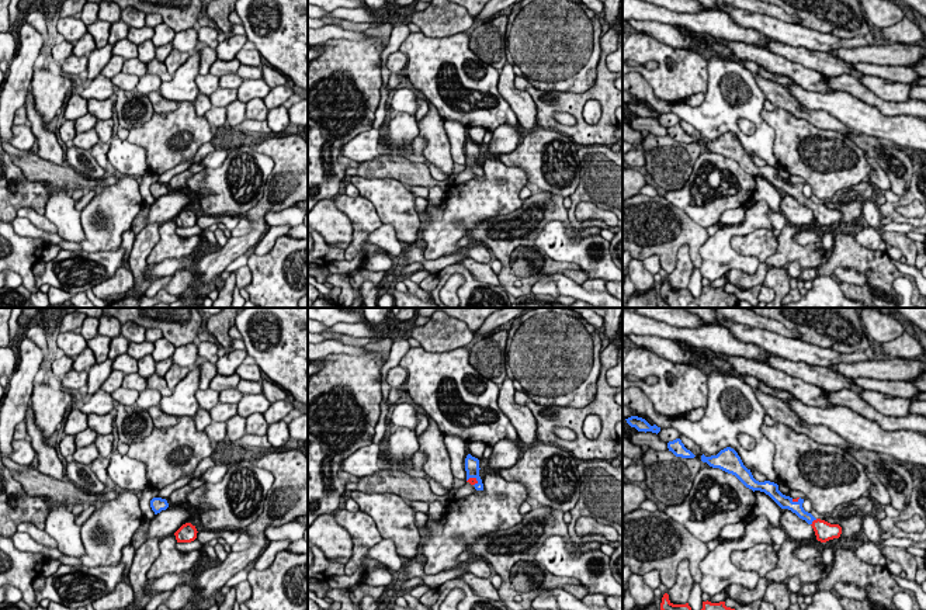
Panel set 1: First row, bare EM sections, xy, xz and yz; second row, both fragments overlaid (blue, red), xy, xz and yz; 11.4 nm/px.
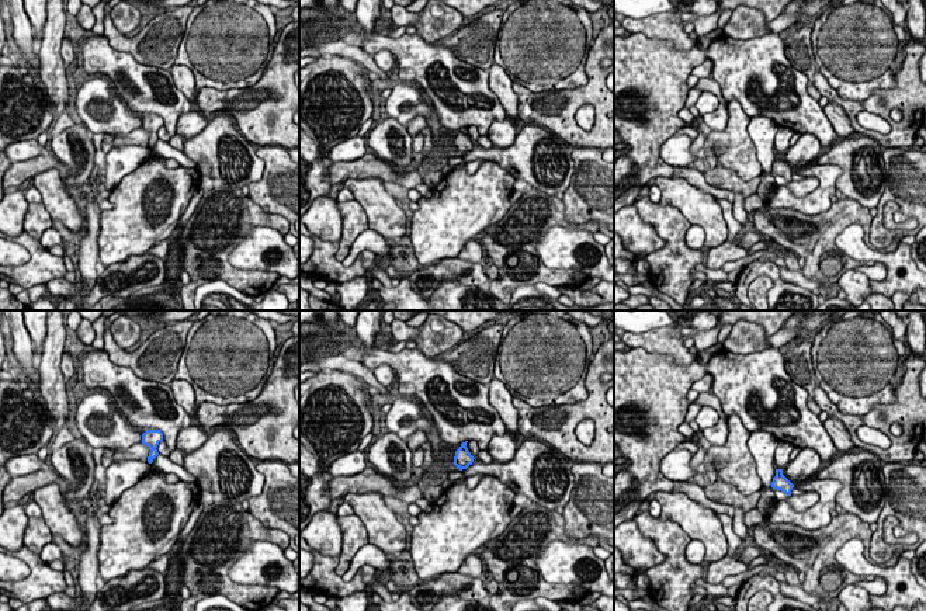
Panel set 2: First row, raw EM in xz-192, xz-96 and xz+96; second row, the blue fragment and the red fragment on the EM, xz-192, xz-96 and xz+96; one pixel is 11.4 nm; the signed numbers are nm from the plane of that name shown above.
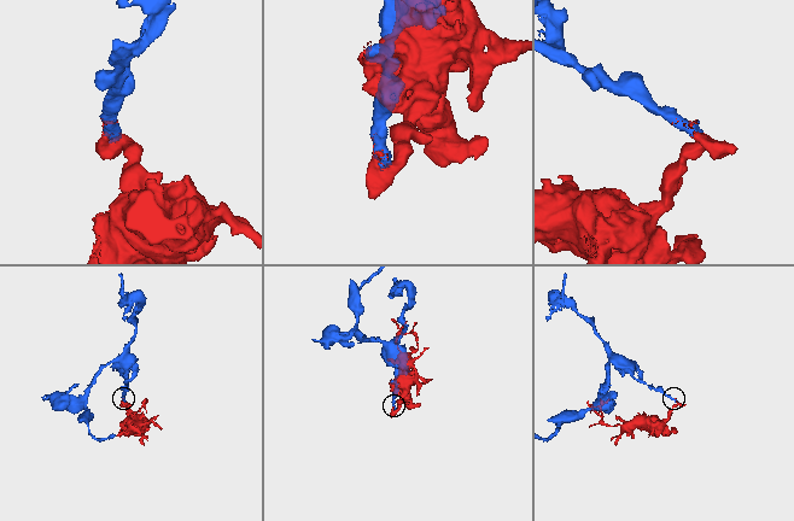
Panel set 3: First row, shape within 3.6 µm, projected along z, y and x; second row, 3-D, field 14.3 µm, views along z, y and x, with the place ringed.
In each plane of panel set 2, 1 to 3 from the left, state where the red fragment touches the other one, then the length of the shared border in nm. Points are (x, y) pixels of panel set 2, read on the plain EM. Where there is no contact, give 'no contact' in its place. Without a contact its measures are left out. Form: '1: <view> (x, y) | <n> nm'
1: no contact
2: no contact
3: no contact

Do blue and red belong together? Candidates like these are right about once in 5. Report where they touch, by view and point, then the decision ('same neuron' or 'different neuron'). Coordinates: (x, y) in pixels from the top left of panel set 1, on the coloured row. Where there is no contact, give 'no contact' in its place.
contact yz (812, 520); same neuron

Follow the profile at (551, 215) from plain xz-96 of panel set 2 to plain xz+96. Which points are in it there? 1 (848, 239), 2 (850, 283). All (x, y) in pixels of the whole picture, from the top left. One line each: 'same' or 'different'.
1: different
2: different

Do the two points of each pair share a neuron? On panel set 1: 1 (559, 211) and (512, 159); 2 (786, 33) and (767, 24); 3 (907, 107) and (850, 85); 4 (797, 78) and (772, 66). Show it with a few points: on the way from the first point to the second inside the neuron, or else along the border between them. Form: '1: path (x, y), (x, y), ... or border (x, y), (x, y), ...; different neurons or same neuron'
1: border (540, 190), (564, 198); different neurons
2: path (781, 31), (772, 27); same neuron
3: path (892, 107), (884, 107), (864, 94); same neuron
4: path (791, 72), (787, 68), (777, 66); same neuron

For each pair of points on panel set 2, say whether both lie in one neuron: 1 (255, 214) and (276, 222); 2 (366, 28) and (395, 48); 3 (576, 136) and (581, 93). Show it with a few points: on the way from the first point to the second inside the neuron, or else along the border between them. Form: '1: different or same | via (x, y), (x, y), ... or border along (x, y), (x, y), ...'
1: same | via (260, 218), (270, 221)
2: different | border along (357, 27), (363, 34), (375, 34), (378, 31)
3: same | via (568, 125), (569, 104)

